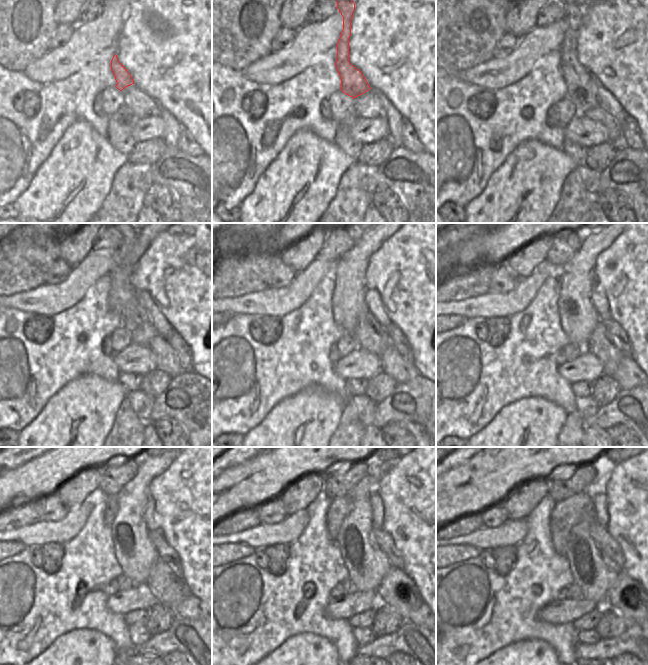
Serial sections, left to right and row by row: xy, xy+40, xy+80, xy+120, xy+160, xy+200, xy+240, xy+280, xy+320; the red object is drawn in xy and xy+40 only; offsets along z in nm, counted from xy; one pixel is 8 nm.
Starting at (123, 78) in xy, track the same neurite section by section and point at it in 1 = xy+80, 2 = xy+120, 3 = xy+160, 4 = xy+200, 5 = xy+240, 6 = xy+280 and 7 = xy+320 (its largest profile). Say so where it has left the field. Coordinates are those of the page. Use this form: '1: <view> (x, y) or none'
1: xy+80 (580, 89)
2: xy+120 (135, 318)
3: xy+160 (369, 335)
4: xy+200 (601, 343)
5: xy+240 (169, 588)
6: xy+280 (397, 591)
7: xy+320 (627, 597)

